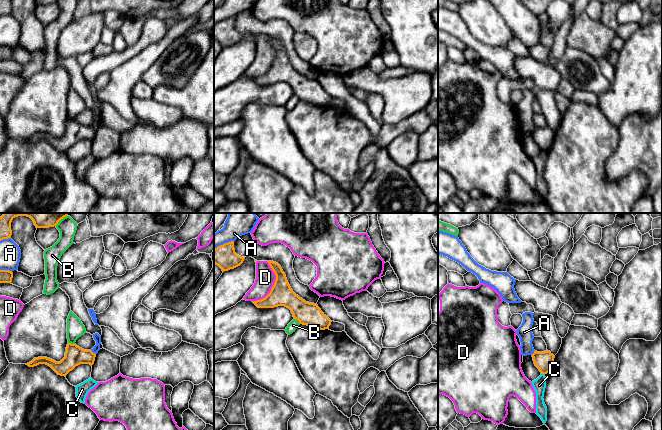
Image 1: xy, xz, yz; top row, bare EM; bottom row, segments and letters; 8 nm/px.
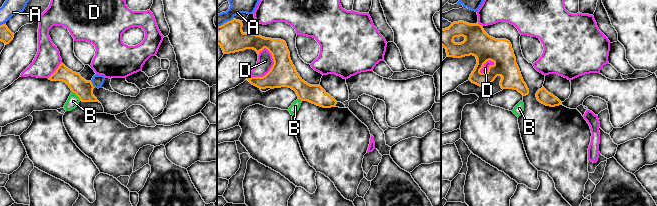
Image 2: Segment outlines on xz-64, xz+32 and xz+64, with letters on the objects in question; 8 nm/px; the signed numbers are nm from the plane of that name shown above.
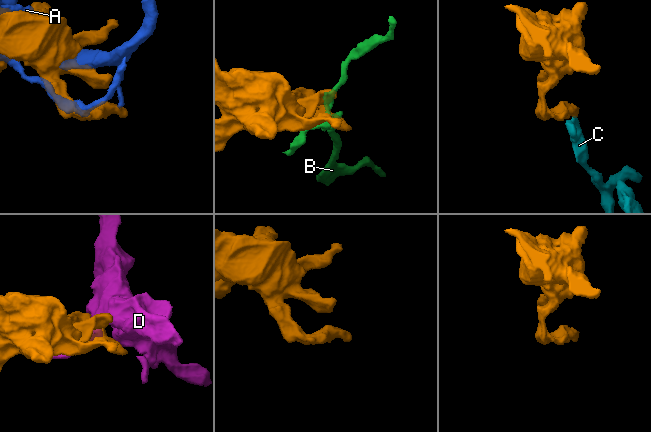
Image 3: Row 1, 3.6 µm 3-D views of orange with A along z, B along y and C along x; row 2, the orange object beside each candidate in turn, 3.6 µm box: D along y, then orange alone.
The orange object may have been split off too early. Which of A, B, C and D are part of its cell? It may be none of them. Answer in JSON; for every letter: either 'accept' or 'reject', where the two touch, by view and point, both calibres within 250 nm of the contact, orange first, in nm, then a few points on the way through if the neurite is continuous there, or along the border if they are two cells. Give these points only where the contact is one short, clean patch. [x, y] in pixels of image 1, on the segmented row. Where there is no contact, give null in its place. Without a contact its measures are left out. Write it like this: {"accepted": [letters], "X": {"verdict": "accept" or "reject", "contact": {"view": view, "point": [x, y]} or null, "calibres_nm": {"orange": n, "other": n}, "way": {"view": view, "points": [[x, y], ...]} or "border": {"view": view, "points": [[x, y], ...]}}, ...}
{"accepted": [], "A": {"verdict": "reject", "contact": {"view": "xy", "point": [92, 352]}, "calibres_nm": {"orange": 160, "other": 60}}, "B": {"verdict": "reject", "contact": {"view": "xz", "point": [297, 319]}, "calibres_nm": {"orange": 190, "other": 80}}, "C": {"verdict": "reject", "contact": {"view": "yz", "point": [543, 373]}, "calibres_nm": {"orange": 150, "other": 110}, "border": {"view": "yz", "points": [[541, 373], [544, 374]]}}, "D": {"verdict": "reject", "contact": {"view": "xz", "point": [273, 285]}, "calibres_nm": {"orange": 190, "other": 160}}}

